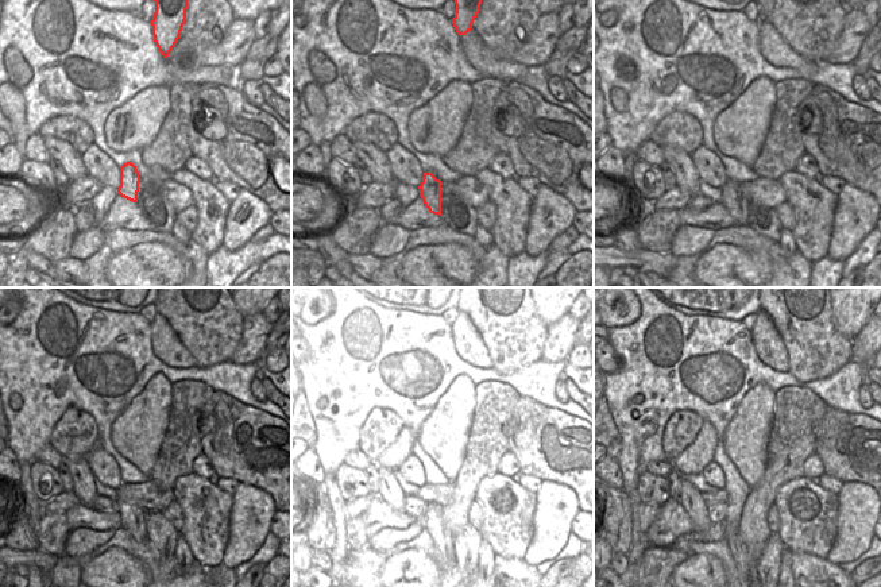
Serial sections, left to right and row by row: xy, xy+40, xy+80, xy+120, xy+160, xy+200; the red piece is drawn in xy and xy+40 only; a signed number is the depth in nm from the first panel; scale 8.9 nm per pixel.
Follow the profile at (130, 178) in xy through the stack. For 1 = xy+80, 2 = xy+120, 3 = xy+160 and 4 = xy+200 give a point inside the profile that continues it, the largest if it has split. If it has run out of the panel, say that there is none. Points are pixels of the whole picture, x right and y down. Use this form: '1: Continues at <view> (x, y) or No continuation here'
1: Continues at xy+80 (734, 201)
2: Continues at xy+120 (132, 517)
3: Continues at xy+160 (444, 549)
4: Continues at xy+200 (744, 559).

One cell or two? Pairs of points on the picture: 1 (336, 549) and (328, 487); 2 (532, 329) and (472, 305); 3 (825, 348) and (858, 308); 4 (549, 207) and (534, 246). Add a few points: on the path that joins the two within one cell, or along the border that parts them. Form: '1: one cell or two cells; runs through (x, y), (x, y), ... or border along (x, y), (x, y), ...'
1: one cell; runs through (339, 535), (336, 502)
2: one cell; runs through (517, 329), (503, 319), (487, 319)
3: two cells; border along (830, 301), (834, 327), (850, 339)
4: one cell; runs through (547, 216), (547, 223), (540, 236)

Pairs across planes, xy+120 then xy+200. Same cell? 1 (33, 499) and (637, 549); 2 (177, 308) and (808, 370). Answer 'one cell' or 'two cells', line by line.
1: one cell
2: one cell

